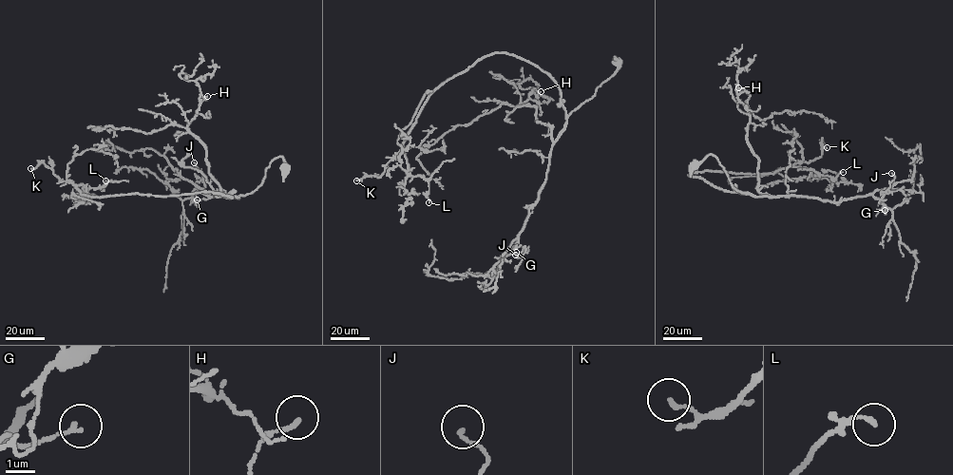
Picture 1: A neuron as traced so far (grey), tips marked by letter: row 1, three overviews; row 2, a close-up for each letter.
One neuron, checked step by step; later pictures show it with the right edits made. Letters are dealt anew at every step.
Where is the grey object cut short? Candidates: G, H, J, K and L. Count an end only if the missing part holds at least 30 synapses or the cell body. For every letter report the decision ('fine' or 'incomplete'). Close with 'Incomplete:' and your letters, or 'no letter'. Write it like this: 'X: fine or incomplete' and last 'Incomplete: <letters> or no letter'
G: fine
H: fine
J: fine
K: fine
L: fine
Incomplete: no letter

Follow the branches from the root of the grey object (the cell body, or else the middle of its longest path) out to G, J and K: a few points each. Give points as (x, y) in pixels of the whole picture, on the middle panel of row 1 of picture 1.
G: (619, 61), (618, 70), (570, 114), (564, 129), (552, 144), (546, 180), (512, 248), (511, 254), (516, 252)
J: (619, 61), (618, 70), (570, 114), (552, 144), (546, 180), (519, 235), (524, 253), (518, 258), (515, 255)
K: (619, 61), (567, 118), (547, 73), (511, 54), (485, 56), (430, 94), (381, 176), (356, 180)

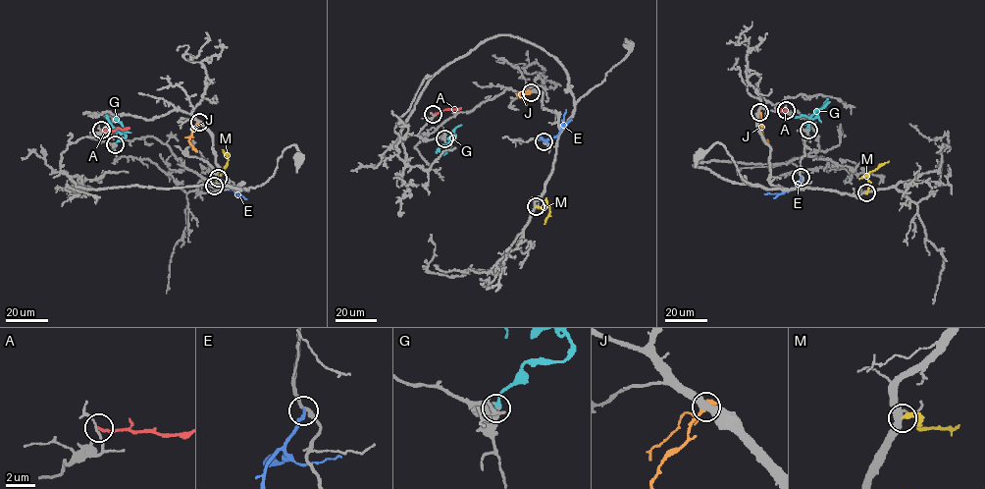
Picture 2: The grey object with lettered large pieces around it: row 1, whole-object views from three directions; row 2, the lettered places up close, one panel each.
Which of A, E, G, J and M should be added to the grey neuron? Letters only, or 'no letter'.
no letter

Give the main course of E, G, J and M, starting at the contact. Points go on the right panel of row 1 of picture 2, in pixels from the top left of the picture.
E: (801, 177), (795, 189), (763, 194)
G: (808, 130), (807, 121), (816, 116), (828, 98)
J: (759, 112), (757, 124), (763, 139), (768, 142)
M: (866, 193), (868, 173), (889, 161)

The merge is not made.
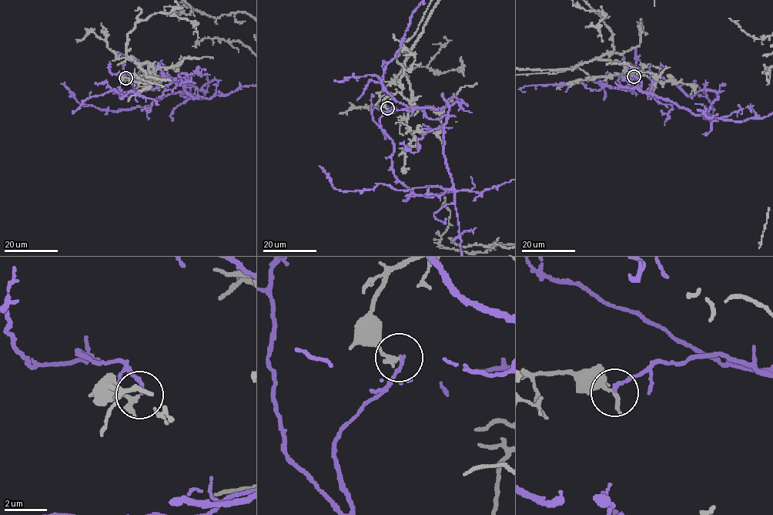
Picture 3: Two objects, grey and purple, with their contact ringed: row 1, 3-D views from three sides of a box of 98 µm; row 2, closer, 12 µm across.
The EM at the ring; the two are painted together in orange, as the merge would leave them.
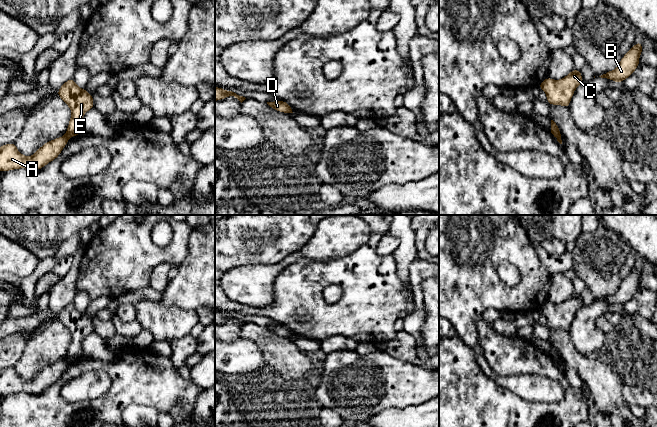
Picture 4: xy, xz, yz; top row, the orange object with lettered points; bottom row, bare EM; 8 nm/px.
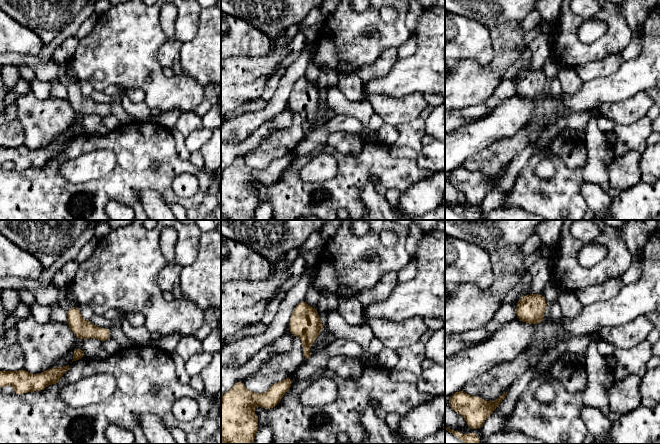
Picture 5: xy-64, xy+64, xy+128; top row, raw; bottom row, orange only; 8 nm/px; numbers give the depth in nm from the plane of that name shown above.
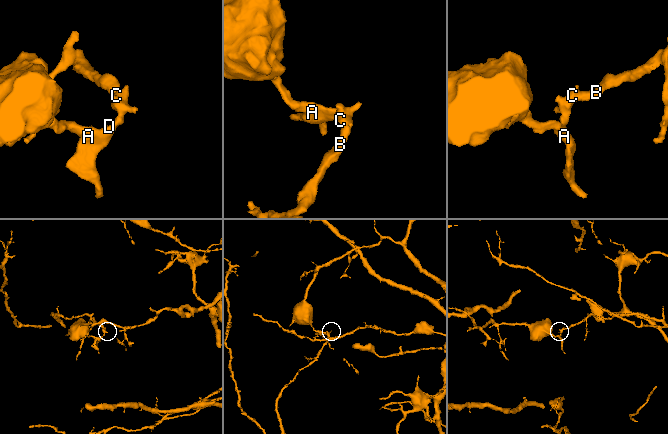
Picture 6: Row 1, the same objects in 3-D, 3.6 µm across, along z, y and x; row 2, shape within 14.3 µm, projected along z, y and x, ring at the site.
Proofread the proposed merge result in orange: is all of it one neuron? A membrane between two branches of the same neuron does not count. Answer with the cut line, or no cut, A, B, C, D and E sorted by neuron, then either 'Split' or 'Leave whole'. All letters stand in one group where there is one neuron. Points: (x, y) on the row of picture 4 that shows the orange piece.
Split along xy (64, 136), (68, 138). Groups: A D / B C E. Split

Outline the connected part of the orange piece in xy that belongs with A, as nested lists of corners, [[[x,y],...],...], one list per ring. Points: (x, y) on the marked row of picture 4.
[[[65,136],[55,138],[46,142],[30,157],[19,153],[15,143],[2,145],[0,146],[0,171],[20,168],[40,170],[60,155],[67,142],[68,138]]]

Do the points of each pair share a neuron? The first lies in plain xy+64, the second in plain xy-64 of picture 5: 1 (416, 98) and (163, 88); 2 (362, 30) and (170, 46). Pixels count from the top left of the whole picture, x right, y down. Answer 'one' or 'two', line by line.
1: one
2: two

